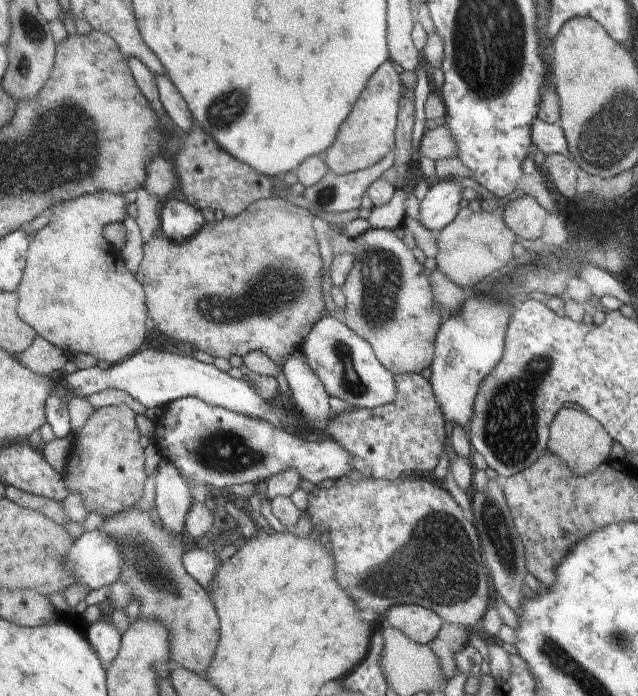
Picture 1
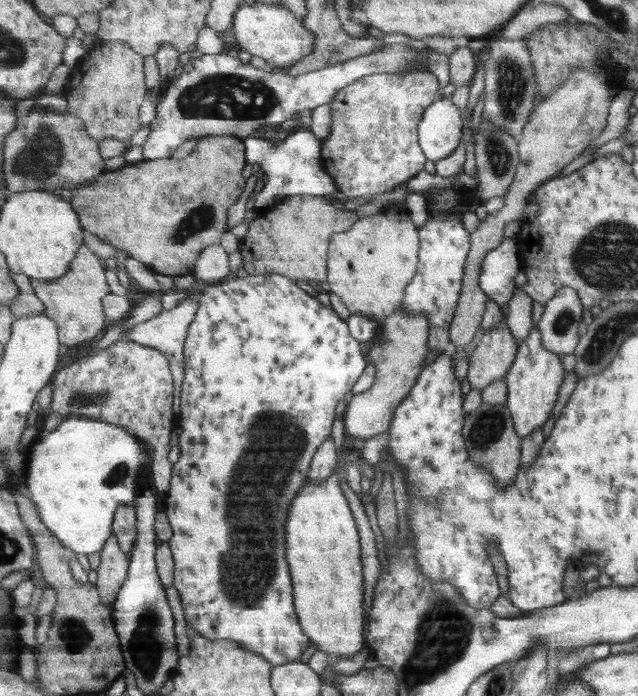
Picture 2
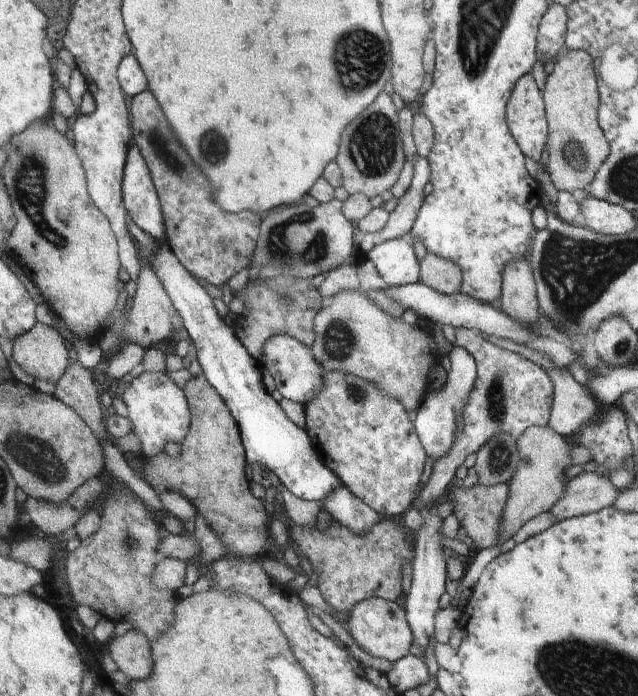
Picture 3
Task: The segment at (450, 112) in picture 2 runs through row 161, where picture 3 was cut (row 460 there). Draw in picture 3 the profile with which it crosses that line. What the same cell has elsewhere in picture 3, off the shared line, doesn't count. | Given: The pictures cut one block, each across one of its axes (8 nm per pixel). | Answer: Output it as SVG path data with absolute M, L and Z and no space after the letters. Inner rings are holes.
M454 346L448 353L449 370L447 370L445 382L441 386L441 390L430 392L425 398L424 403L417 410L414 419L415 430L417 436L425 447L429 458L434 463L441 460L441 456L447 454L447 450L453 444L453 434L455 434L455 416L459 416L464 412L467 396L473 388L473 382L476 377L476 364L471 355L459 346Z

